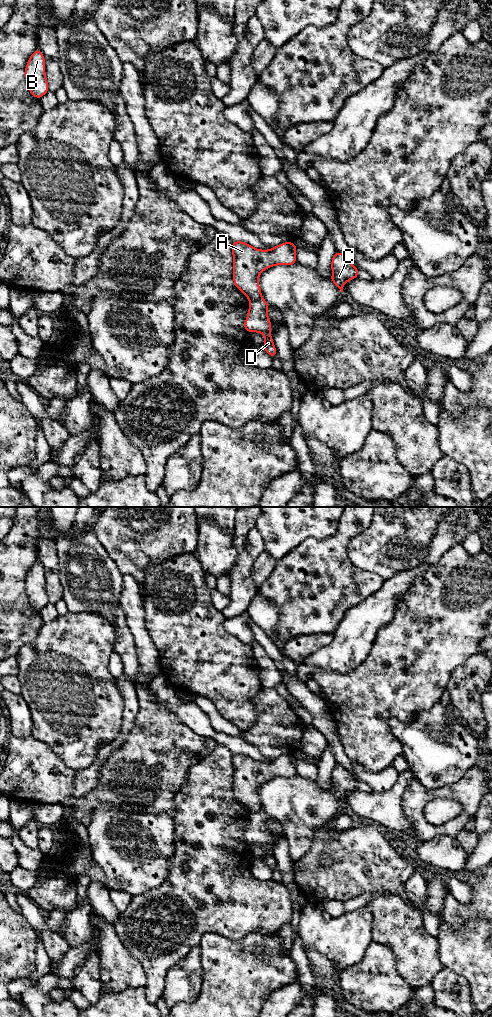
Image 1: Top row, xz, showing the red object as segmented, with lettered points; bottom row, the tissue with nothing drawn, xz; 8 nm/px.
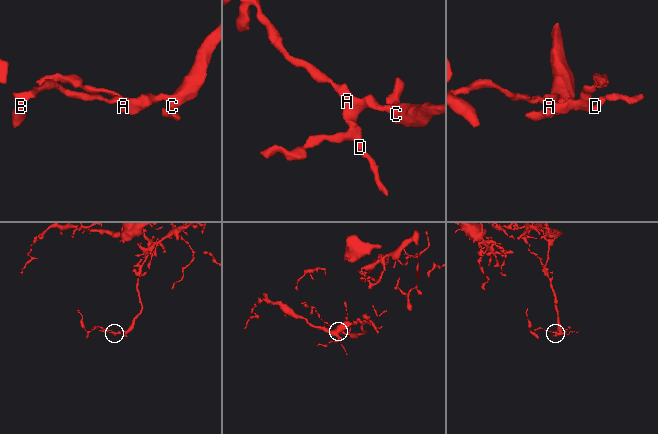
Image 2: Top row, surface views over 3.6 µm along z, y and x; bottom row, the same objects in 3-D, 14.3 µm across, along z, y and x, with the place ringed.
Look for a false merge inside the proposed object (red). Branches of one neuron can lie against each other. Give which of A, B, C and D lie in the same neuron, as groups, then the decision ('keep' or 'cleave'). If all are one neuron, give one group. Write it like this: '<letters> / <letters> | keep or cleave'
A B C / D | cleave

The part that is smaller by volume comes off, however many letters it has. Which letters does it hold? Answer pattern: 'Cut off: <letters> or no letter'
Cut off: D

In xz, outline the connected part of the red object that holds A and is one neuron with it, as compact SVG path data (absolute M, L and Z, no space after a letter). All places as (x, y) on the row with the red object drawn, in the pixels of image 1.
M245 242L232 243L233 281L250 302L262 298L258 285L260 273L275 265L296 264L294 242L282 243L270 250L259 250Z

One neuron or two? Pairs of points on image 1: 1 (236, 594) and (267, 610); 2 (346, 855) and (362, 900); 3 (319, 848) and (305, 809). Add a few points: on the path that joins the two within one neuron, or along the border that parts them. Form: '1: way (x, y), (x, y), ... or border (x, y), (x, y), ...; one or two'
1: border (258, 591), (246, 610); two
2: border (383, 891), (363, 892), (350, 900); two
3: border (332, 818), (314, 832), (311, 846), (304, 854); two

